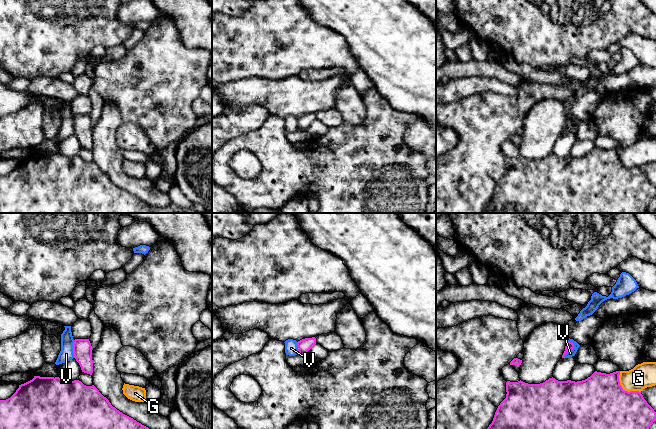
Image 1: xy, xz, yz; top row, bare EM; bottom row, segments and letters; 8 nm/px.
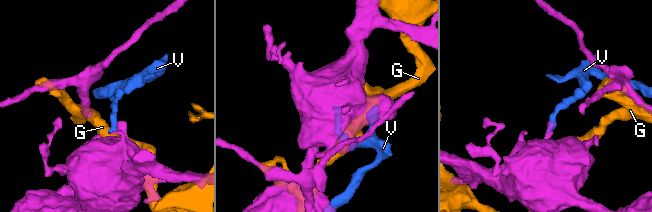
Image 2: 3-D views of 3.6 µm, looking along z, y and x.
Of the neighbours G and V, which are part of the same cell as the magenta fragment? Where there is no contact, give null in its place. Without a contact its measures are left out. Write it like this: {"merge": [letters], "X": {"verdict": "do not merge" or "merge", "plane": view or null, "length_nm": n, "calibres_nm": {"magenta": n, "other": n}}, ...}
{"merge": [], "G": {"verdict": "do not merge", "plane": "yz", "length_nm": 240, "calibres_nm": {"magenta": 500, "other": 200}}, "V": {"verdict": "do not merge", "plane": "yz", "length_nm": 150, "calibres_nm": {"magenta": 60, "other": 60}}}

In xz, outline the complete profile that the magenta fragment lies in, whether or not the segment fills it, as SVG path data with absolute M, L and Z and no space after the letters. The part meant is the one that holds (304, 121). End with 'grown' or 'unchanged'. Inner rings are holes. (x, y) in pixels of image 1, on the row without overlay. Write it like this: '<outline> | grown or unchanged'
M305 114L297 118L298 128L300 131L305 131L316 120L316 114Z | unchanged

